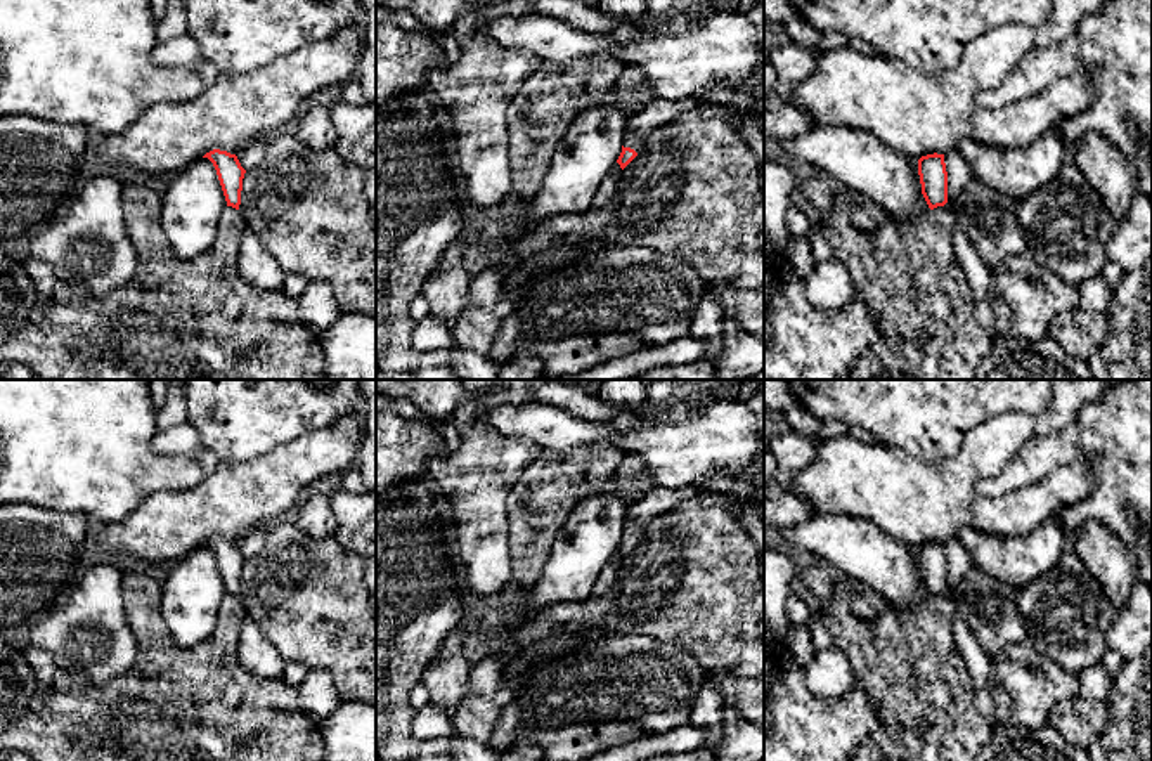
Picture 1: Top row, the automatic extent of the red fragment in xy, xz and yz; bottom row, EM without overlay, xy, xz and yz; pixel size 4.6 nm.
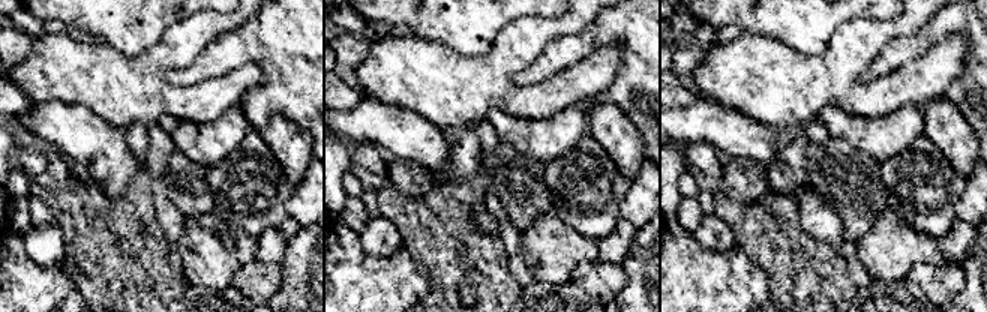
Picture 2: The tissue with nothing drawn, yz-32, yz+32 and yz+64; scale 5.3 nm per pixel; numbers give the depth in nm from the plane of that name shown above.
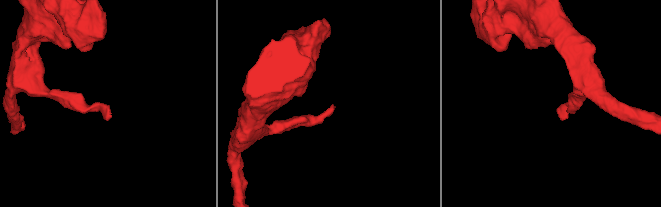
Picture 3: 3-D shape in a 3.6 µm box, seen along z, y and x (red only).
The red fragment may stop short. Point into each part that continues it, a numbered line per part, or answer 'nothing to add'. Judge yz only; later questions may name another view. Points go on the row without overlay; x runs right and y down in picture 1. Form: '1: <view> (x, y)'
nothing to add

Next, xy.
nothing to add

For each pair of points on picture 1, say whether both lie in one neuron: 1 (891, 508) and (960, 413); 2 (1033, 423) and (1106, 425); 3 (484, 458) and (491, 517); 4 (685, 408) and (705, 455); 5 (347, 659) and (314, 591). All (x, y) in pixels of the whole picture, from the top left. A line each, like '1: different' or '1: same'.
1: different
2: different
3: same
4: different
5: same

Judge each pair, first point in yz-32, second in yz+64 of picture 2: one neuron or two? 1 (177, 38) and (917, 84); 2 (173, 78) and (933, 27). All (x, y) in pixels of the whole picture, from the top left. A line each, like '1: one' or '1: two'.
1: one
2: one

